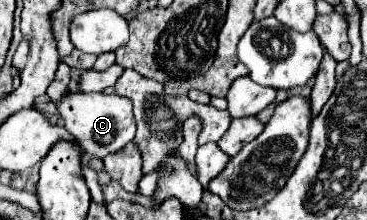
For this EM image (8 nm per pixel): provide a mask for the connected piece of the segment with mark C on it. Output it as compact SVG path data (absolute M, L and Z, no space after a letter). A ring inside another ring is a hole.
M67 93L57 103L57 111L65 129L75 137L81 149L95 159L105 159L107 155L117 153L135 137L133 105L127 97L105 93Z

